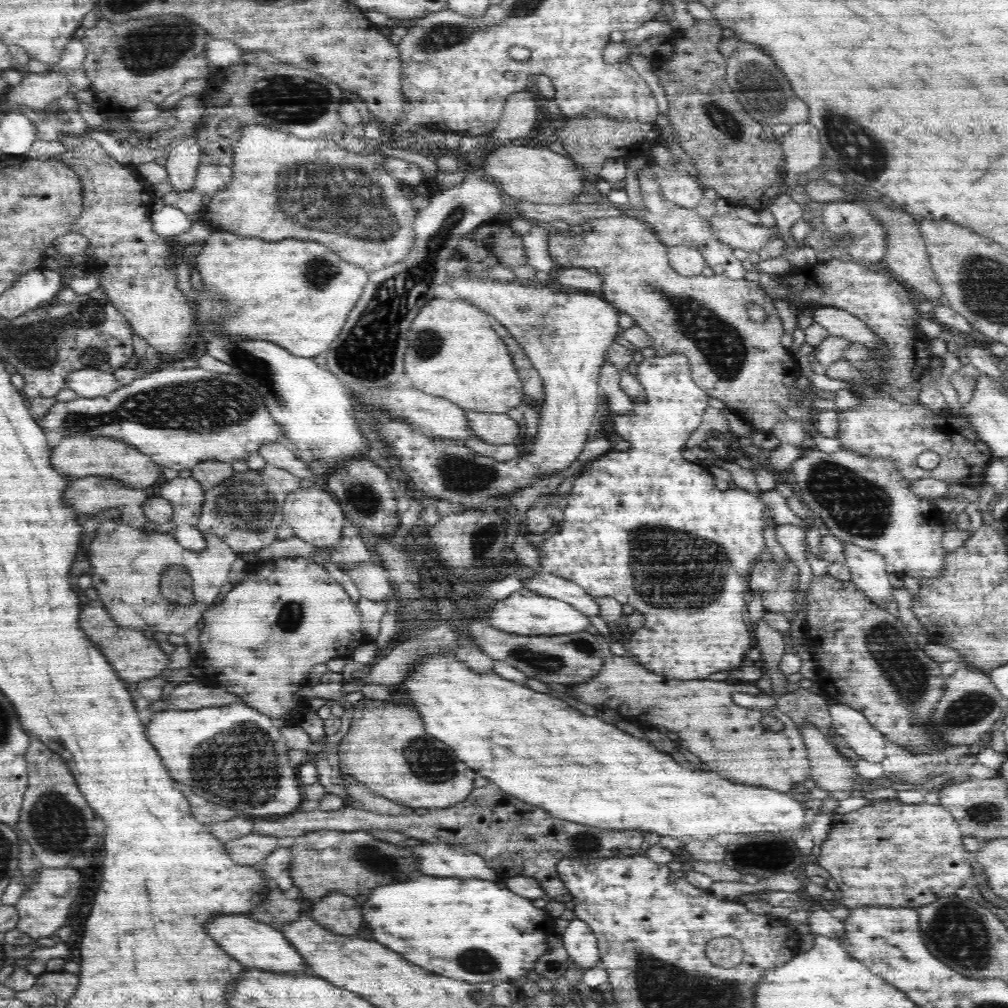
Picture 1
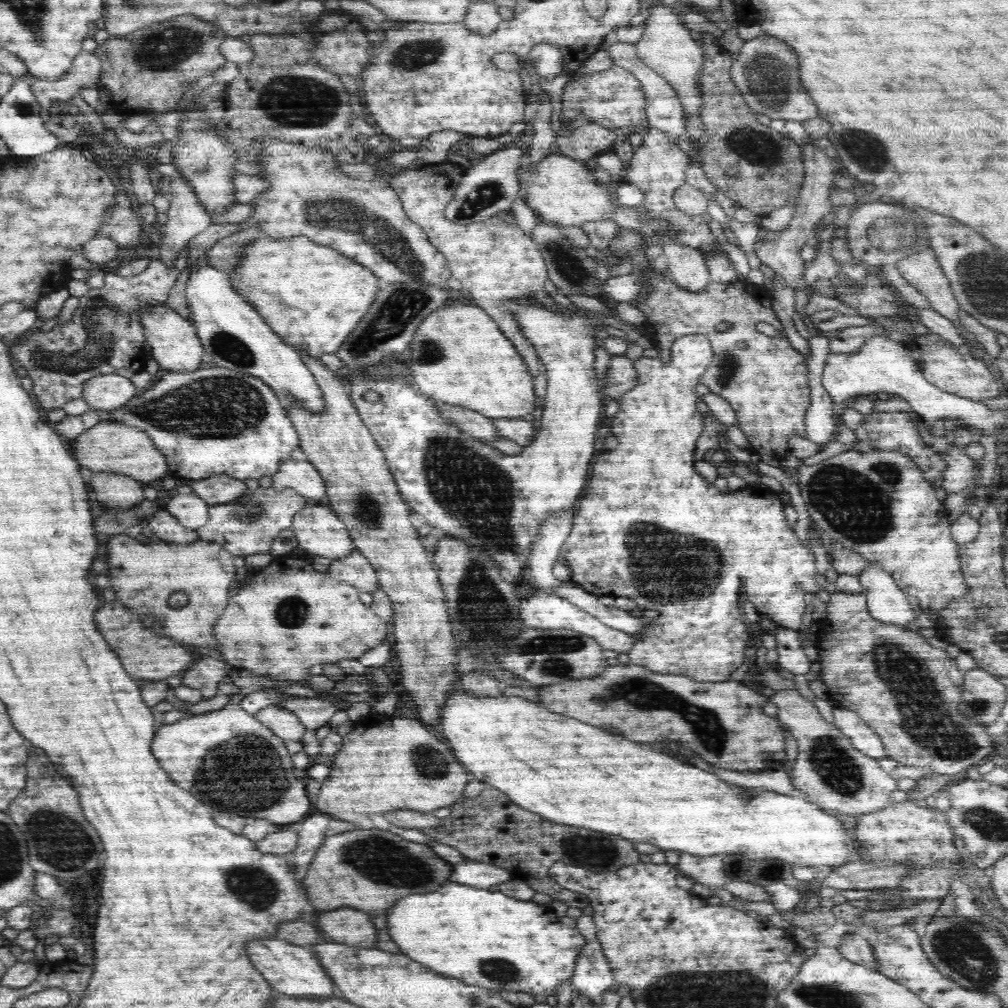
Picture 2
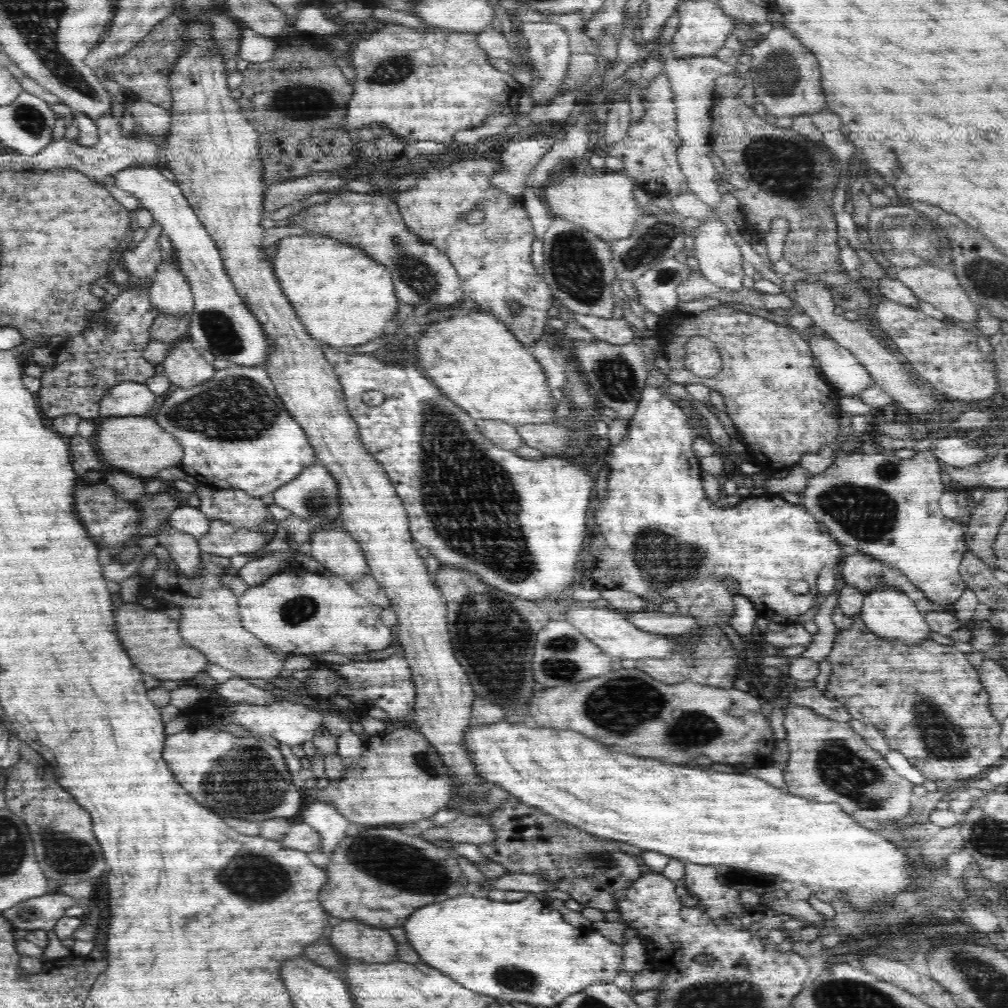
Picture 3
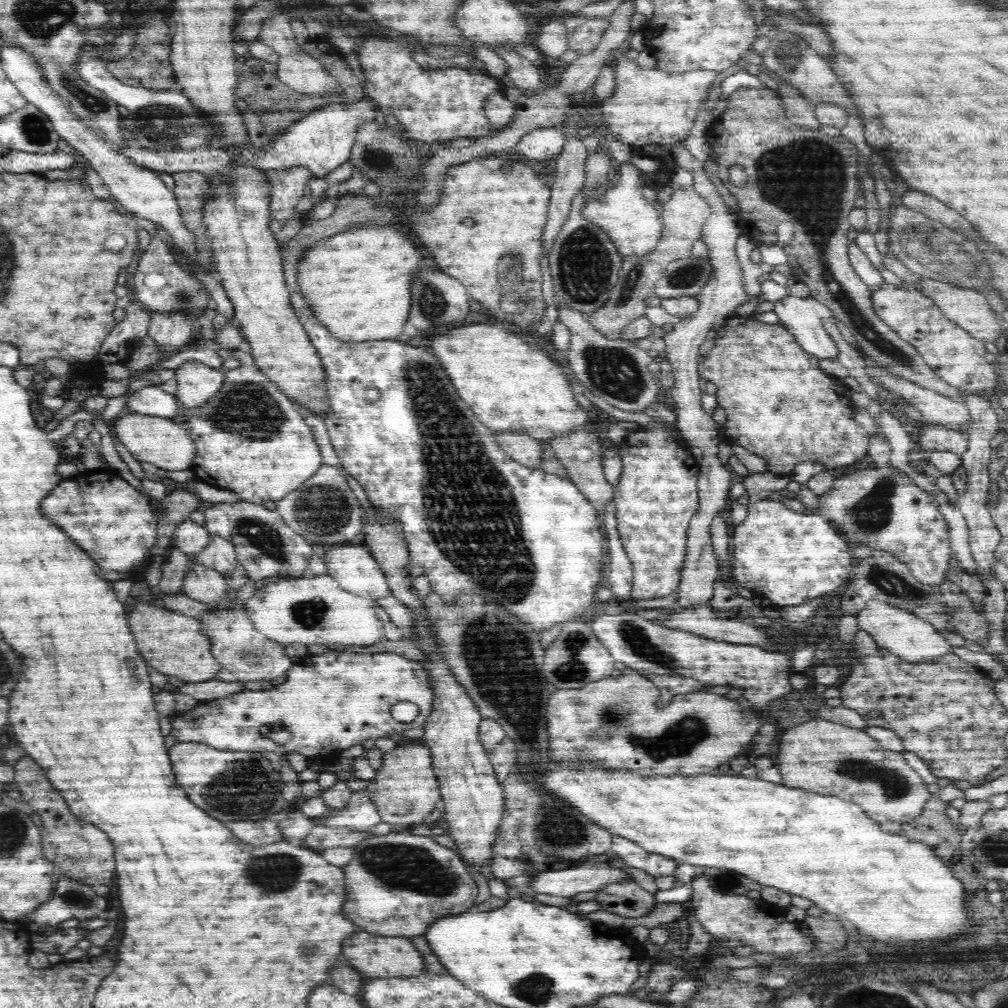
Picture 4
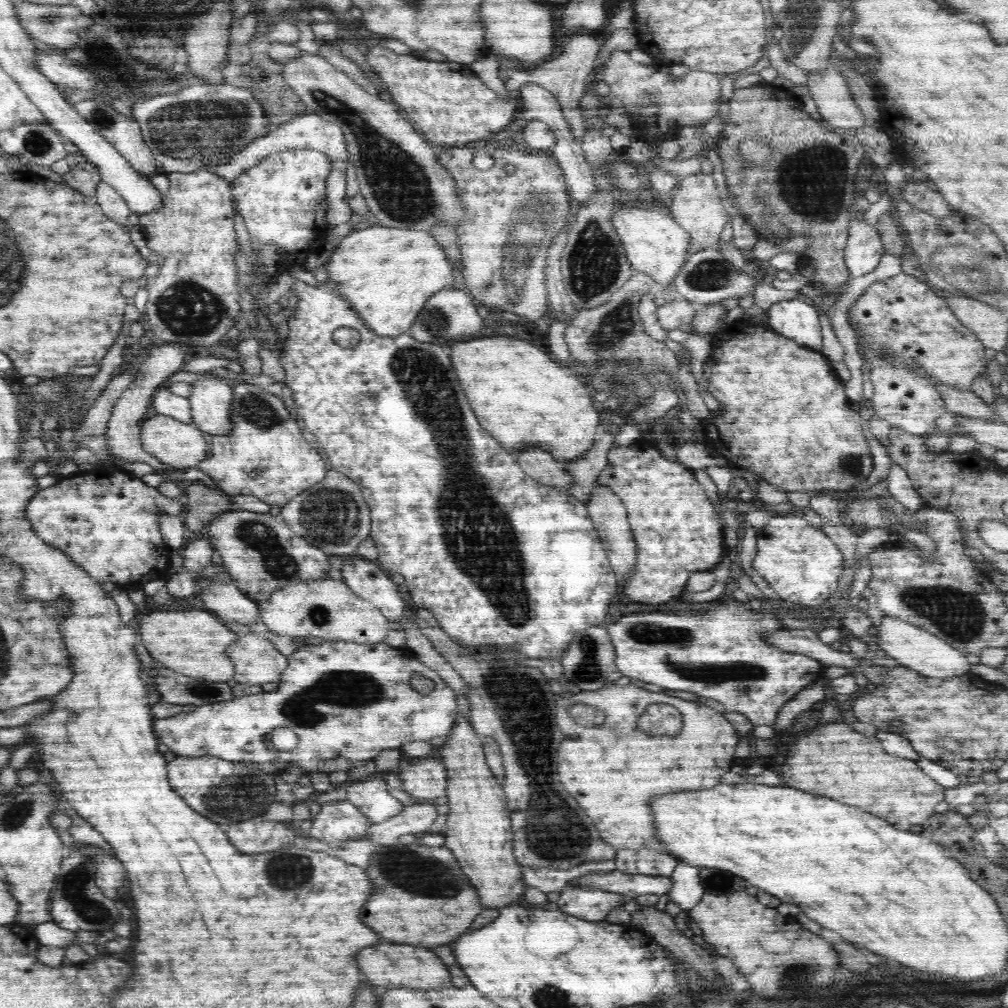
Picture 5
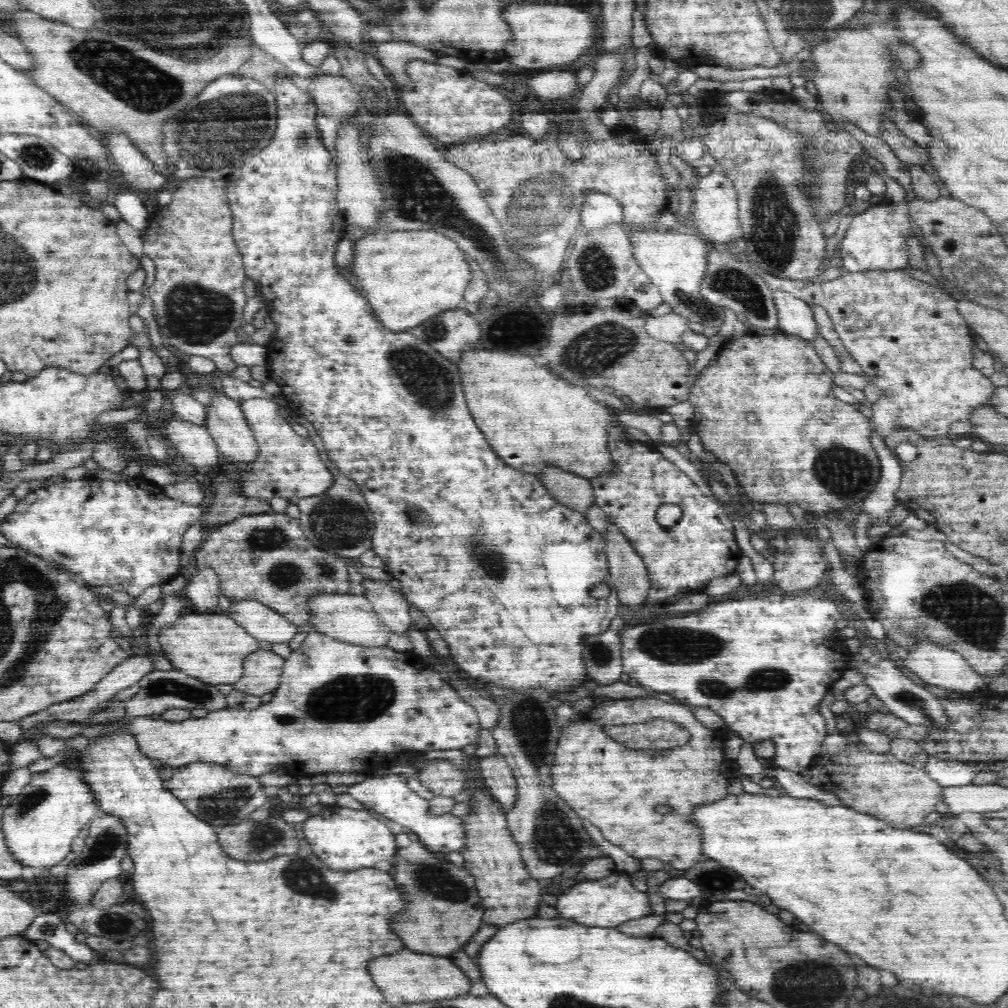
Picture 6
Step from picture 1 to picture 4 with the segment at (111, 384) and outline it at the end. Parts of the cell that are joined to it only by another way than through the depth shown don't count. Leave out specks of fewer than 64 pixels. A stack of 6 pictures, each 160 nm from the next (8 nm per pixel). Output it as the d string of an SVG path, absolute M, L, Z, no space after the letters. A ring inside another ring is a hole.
M150 386L142 388L132 393L127 398L124 412L134 412L162 418L176 418L178 416L179 400L176 395L171 395L160 386Z

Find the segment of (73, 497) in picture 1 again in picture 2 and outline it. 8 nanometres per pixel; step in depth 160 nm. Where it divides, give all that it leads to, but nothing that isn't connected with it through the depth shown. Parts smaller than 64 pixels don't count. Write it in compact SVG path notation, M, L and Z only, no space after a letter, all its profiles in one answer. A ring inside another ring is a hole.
M98 473L86 480L100 506L112 512L129 509L145 499L145 484L126 475Z

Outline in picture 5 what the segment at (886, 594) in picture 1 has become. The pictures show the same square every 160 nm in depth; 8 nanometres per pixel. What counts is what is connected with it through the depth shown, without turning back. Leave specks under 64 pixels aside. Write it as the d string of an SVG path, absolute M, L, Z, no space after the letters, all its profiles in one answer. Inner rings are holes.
M883 615L879 619L878 626L877 644L884 652L887 652L893 663L907 666L930 678L956 678L956 676L970 673L971 664L964 653L923 628L889 615Z

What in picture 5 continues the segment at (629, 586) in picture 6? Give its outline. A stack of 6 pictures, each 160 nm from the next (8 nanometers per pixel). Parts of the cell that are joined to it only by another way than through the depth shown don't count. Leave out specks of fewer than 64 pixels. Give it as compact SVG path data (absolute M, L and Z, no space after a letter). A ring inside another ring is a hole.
M596 484L590 500L586 502L586 508L589 510L594 529L605 546L607 559L610 566L613 567L613 573L617 575L618 584L622 584L626 578L630 578L631 571L634 570L636 551L636 543L630 526L628 526L629 522L626 522L627 510L624 503L610 488Z

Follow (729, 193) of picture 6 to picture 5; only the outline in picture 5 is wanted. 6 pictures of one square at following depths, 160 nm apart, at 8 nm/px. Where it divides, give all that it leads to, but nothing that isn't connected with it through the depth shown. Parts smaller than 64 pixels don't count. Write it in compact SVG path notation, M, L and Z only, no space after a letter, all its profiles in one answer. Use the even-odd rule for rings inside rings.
M702 172L690 174L681 180L673 193L670 215L690 236L689 253L715 248L720 241L720 232L728 224L728 212L724 209L712 175Z

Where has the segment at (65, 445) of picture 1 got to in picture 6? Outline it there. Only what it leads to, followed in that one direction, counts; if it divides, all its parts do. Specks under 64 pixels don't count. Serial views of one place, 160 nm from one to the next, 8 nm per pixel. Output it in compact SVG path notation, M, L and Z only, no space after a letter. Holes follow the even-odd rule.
M178 419L168 420L166 434L188 464L196 464L199 470L207 470L218 465L220 455L214 439L205 426L198 426L190 421Z

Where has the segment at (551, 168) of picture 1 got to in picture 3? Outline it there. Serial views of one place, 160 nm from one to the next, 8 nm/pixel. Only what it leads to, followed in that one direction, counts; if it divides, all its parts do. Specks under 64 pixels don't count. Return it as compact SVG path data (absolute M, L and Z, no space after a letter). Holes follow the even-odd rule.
M602 172L602 176L570 176L560 178L556 184L548 186L546 200L556 216L589 230L612 244L622 238L630 238L636 228L636 222L646 212L639 208L634 197L634 188L637 187L625 172Z

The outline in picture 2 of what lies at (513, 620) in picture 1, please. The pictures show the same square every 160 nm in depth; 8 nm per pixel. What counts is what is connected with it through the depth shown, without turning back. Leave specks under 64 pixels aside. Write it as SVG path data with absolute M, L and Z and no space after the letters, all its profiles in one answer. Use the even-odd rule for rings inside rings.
M554 592L528 595L522 604L518 604L518 610L518 614L520 614L522 620L524 620L525 628L552 630L570 629L576 633L586 634L592 637L603 649L614 650L614 652L620 654L629 654L630 650L632 650L632 646L636 643L636 640L632 638L631 634L606 626L604 623L600 622L598 618L592 616L592 614L579 609L570 601L558 596Z

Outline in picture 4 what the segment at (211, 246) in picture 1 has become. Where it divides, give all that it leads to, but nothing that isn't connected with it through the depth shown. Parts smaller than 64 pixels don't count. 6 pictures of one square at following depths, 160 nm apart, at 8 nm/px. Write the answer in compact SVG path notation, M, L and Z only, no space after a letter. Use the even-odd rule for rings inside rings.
M376 227L373 229L354 229L330 236L326 244L316 244L306 252L306 260L298 266L300 290L312 304L314 318L320 318L322 325L328 326L330 333L340 341L364 342L381 341L396 338L406 326L410 316L410 282L415 271L429 266L426 254L404 230L394 227Z

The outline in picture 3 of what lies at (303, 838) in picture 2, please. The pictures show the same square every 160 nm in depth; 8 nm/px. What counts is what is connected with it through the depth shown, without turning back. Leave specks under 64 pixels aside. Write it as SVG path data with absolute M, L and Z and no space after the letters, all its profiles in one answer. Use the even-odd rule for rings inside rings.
M314 800L306 810L298 814L298 818L318 831L322 839L319 850L326 853L334 850L338 842L348 836L348 828L352 826L352 821L340 815L338 809L328 801Z

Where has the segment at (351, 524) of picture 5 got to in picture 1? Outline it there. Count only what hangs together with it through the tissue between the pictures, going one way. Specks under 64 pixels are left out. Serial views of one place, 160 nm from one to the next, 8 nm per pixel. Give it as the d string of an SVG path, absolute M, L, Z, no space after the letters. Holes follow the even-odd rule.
M281 443L264 444L258 452L267 464L288 470L290 474L298 477L301 481L317 482L319 480L314 476L314 473L310 472L310 469L306 468L306 465L302 464L302 461L298 460L292 451L286 449Z

